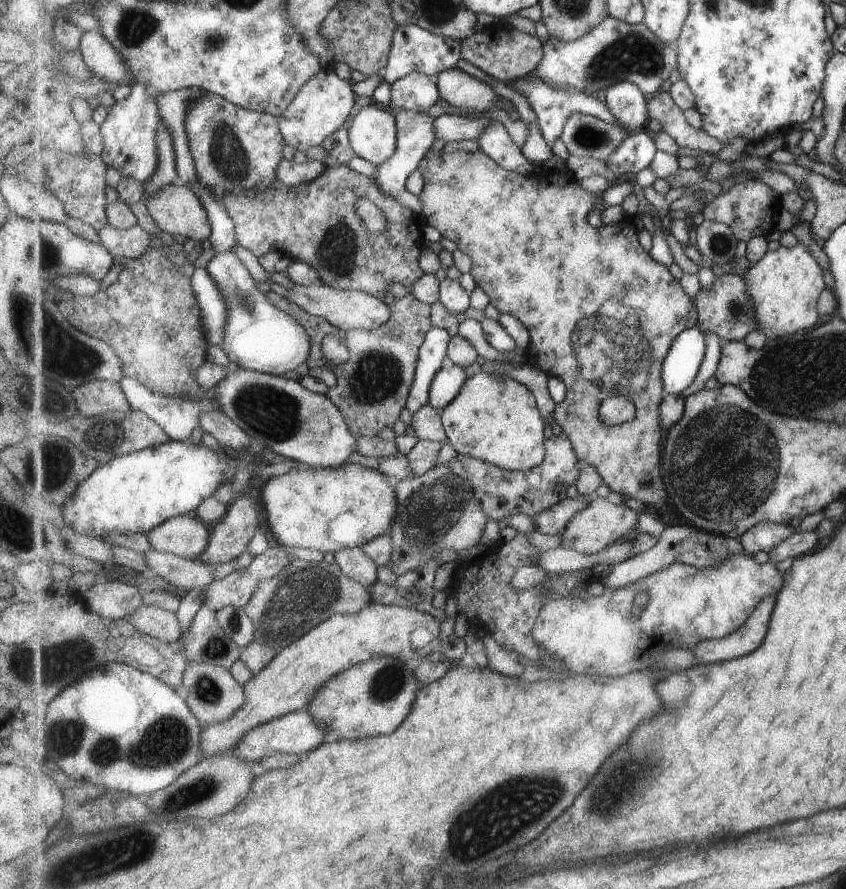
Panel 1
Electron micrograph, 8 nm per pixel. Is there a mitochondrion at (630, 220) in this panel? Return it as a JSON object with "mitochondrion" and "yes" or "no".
{"mitochondrion":"no"}

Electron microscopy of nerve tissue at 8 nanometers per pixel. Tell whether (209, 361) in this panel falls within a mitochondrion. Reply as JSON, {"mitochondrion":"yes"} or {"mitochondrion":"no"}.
{"mitochondrion":"no"}

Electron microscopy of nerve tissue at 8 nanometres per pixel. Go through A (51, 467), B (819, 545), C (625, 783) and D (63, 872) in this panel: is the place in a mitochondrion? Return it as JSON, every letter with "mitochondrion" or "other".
{"A":"mitochondrion","B":"other","C":"mitochondrion","D":"mitochondrion"}

